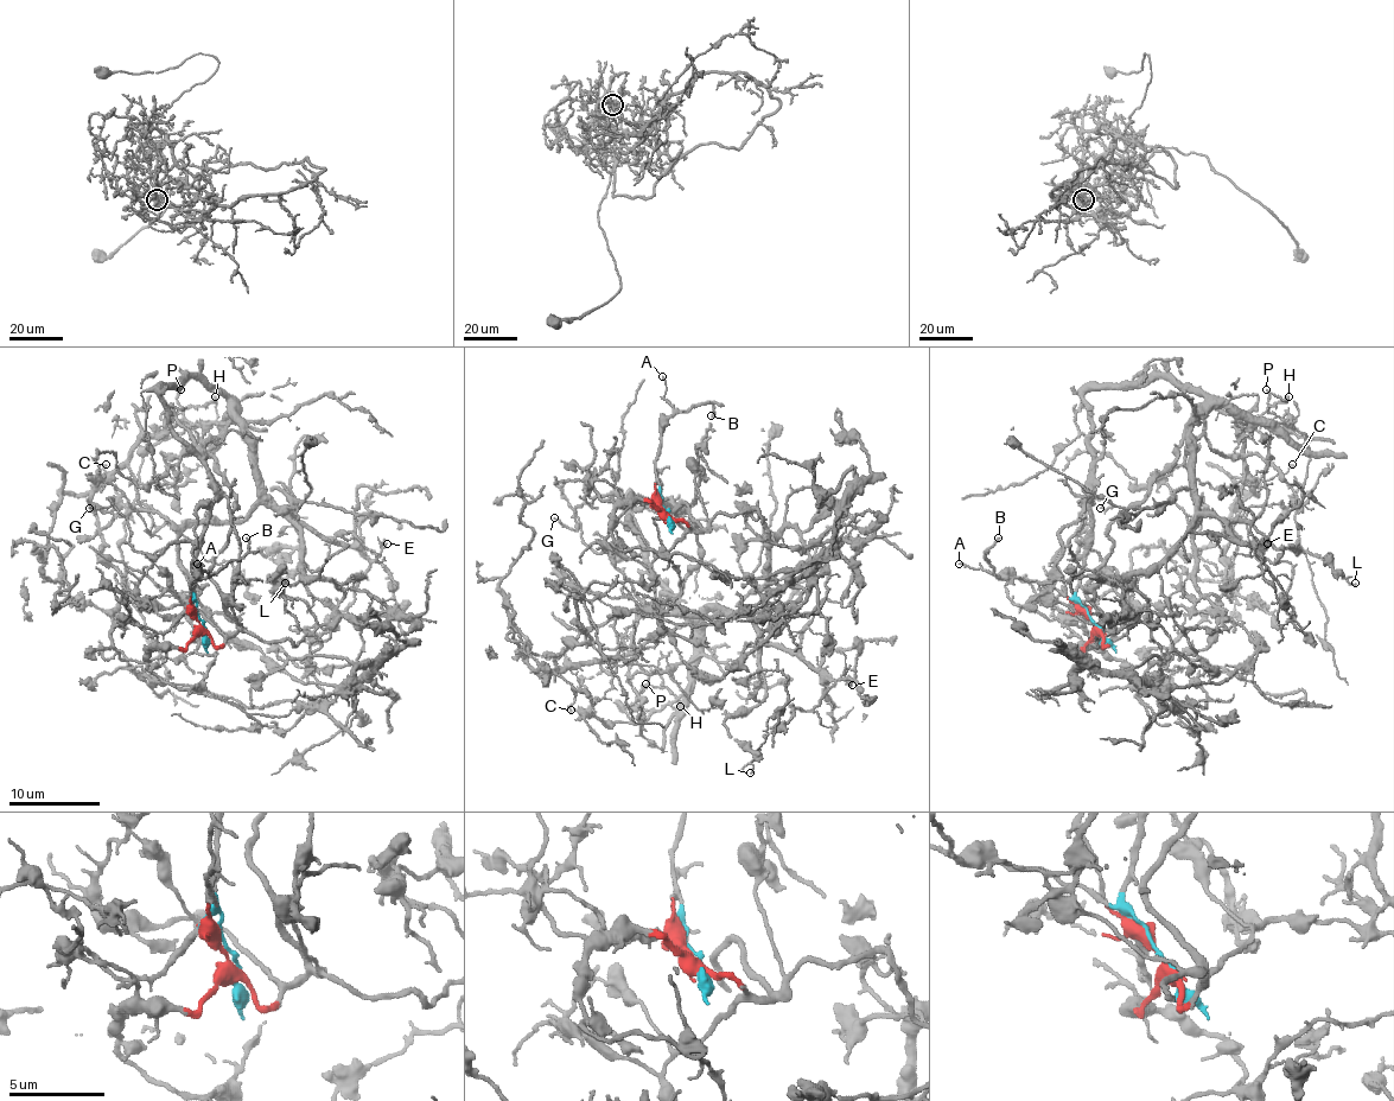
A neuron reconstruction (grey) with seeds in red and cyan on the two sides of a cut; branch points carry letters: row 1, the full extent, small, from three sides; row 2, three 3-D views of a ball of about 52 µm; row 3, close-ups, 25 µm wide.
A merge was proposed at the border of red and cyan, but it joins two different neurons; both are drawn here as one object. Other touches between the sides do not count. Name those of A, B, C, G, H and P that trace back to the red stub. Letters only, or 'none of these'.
C, H, P

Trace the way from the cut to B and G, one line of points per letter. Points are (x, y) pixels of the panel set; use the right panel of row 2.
B: (1095, 623), (1086, 609), (1054, 589), (994, 572), (985, 557), (999, 538)
G: (1095, 623), (1076, 594), (1086, 542), (1076, 552), (1086, 508), (1093, 500), (1111, 506), (1099, 508)

